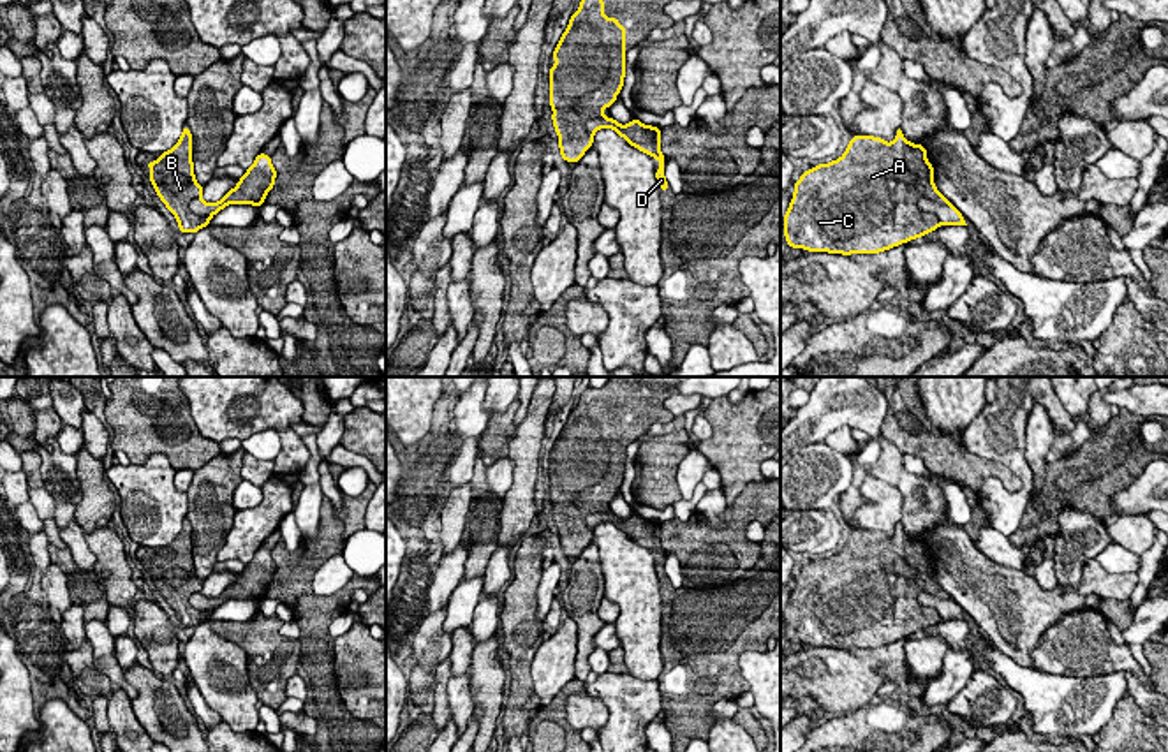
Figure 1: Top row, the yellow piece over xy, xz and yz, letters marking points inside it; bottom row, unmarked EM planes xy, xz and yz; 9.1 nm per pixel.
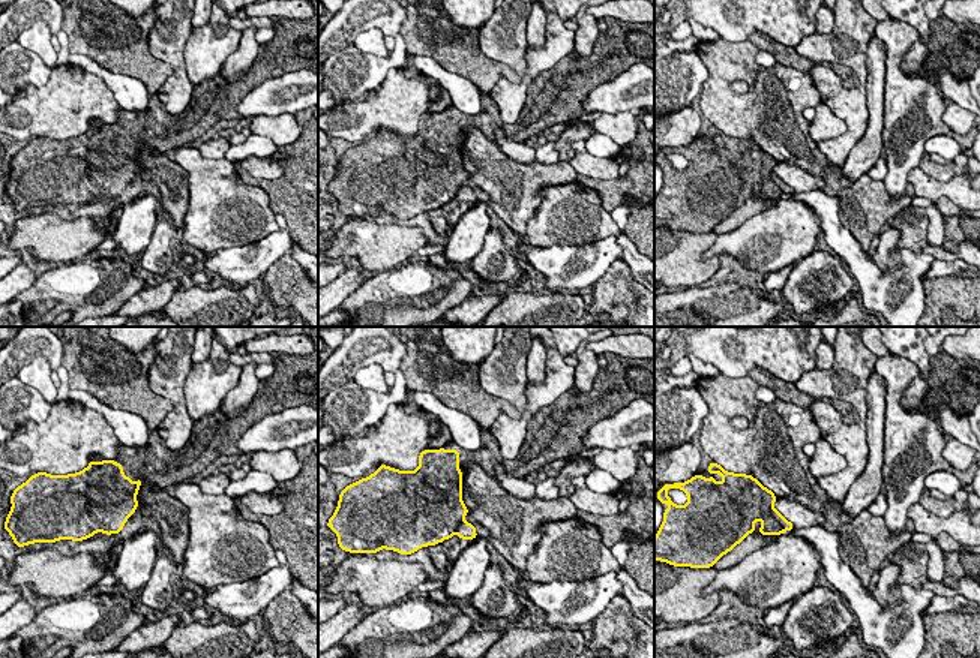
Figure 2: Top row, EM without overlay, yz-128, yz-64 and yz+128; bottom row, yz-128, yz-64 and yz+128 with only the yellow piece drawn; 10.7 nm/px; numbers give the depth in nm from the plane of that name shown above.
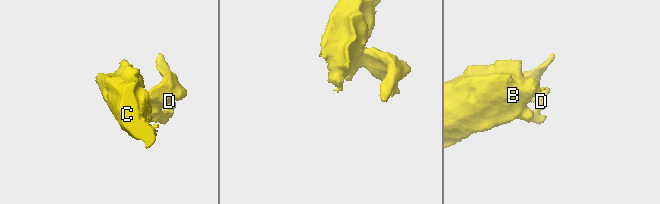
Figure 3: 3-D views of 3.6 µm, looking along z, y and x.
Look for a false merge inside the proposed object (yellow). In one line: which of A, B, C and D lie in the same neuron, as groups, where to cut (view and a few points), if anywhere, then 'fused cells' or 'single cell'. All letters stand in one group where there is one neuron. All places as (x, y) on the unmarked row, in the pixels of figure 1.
groups A B C / D; cut yz (922, 590), (920, 603), (931, 606), (941, 619); fused cells

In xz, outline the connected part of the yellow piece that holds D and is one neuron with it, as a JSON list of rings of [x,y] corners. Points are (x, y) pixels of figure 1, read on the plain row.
[[[592,512],[585,520],[587,527],[594,532],[599,523],[613,523],[620,532],[624,532],[631,541],[654,551],[661,557],[655,565],[657,579],[661,585],[669,585],[664,571],[666,553],[661,548],[661,523],[645,520],[639,514],[632,514],[627,520],[620,520],[617,514],[610,512]]]

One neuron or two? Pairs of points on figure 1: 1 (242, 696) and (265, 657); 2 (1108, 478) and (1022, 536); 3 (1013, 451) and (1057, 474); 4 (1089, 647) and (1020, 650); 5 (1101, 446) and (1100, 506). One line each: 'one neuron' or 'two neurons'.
1: two neurons
2: one neuron
3: two neurons
4: two neurons
5: one neuron

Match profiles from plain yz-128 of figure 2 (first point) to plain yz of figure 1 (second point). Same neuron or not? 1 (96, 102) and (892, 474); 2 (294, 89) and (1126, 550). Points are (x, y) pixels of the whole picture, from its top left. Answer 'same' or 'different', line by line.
1: different
2: same

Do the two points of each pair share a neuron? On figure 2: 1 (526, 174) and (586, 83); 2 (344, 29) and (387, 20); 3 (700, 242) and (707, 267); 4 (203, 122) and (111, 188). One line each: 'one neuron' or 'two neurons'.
1: two neurons
2: one neuron
3: one neuron
4: one neuron

